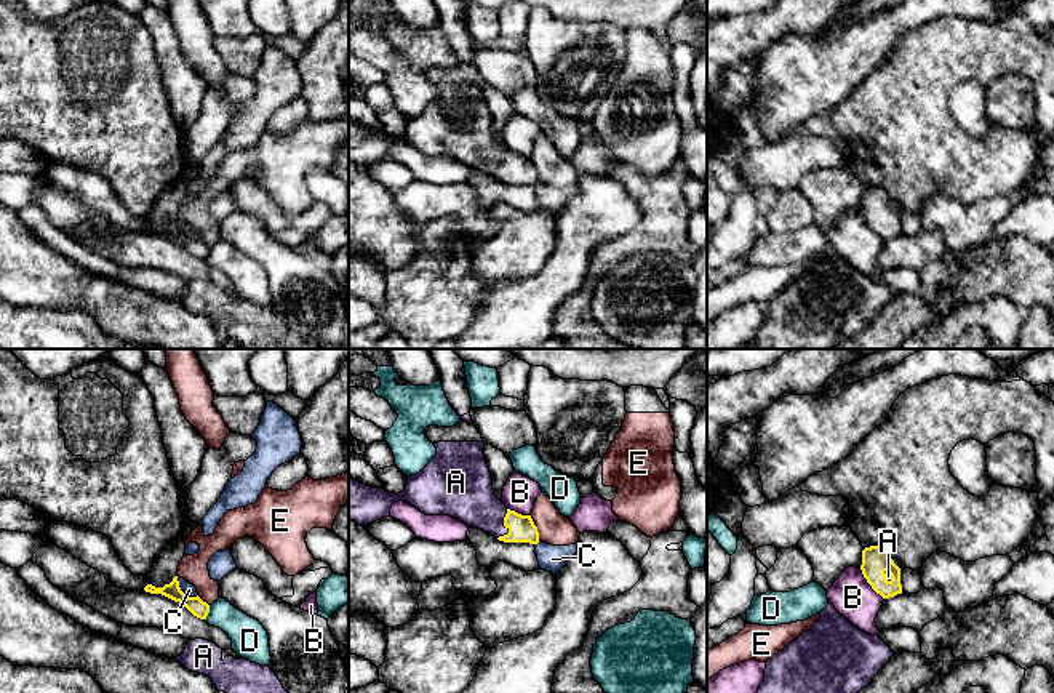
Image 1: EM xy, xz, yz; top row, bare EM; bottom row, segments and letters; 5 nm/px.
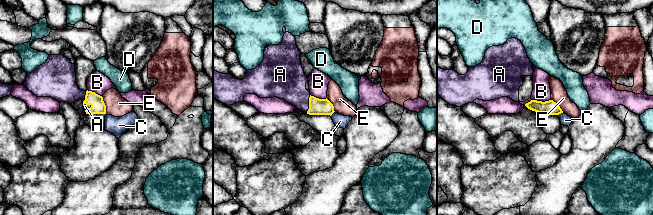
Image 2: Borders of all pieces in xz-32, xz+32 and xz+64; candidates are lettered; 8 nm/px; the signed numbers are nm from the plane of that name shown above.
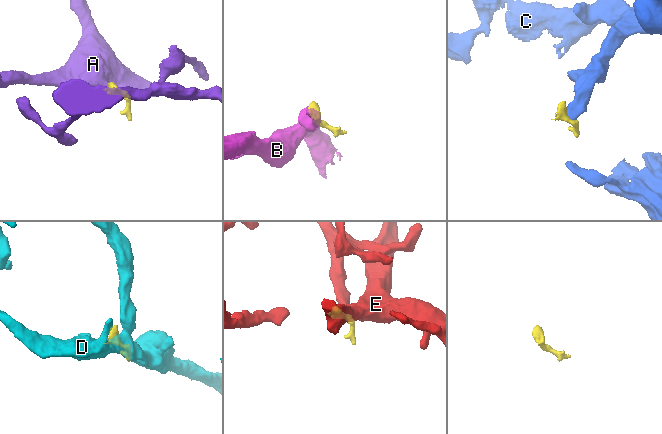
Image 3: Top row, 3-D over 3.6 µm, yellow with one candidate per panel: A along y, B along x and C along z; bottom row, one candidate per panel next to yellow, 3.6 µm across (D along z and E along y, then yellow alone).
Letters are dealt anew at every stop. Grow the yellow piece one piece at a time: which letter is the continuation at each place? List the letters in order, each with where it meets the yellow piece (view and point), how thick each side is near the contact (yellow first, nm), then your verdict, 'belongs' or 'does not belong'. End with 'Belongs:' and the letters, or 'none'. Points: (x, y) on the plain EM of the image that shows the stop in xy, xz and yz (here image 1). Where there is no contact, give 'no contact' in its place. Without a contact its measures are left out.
A: contact xz (504, 167); calibres 140 and 280 nm; belongs
B: contact yz (869, 224); calibres 140 and 220 nm; does not belong
C: contact xy (181, 232); calibres 90 and 70 nm; does not belong
D: contact xy (208, 253); calibres 90 and 180 nm; does not belong
E: contact xz (536, 170); calibres 140 and 160 nm; does not belong
Belongs: A

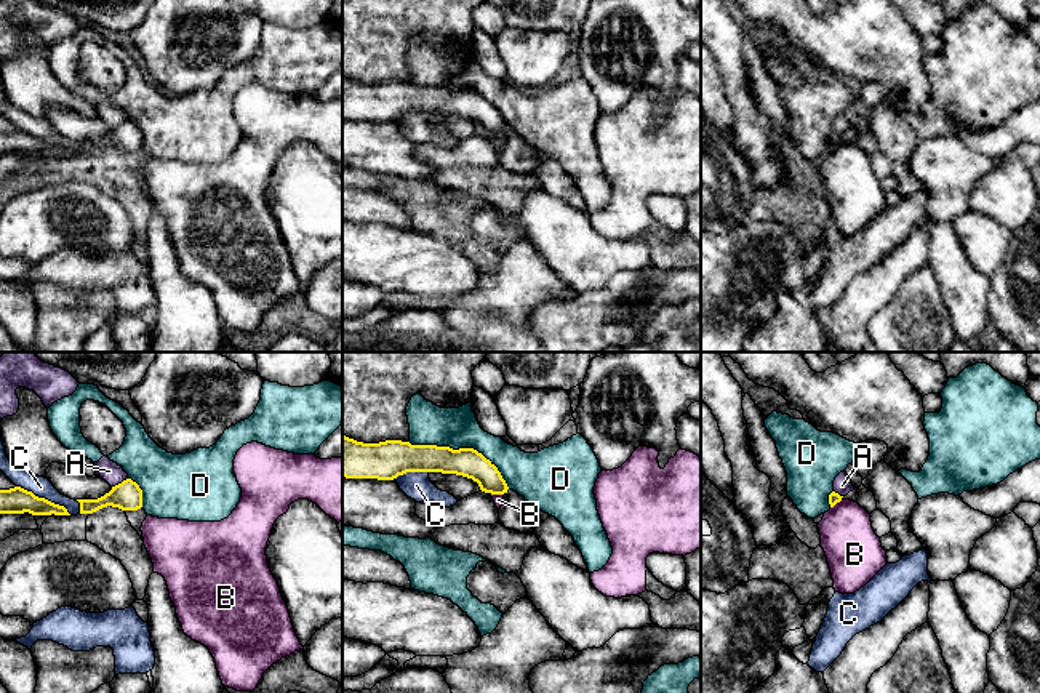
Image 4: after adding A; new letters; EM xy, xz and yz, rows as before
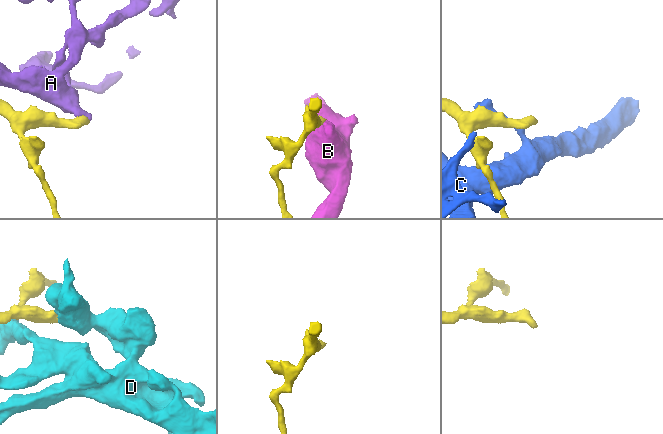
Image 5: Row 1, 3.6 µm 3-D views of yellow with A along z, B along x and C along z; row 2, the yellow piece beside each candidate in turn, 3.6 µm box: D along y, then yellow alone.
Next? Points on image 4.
A: contact xy (119, 125); calibres 140 and 110 nm; does not belong
B: contact xz (496, 135); calibres 150 and 50 nm; does not belong
C: contact xy (44, 140); calibres 130 and 100 nm; does not belong
D: contact xz (463, 90); calibres 150 and 200 nm; does not belong
Belongs: none

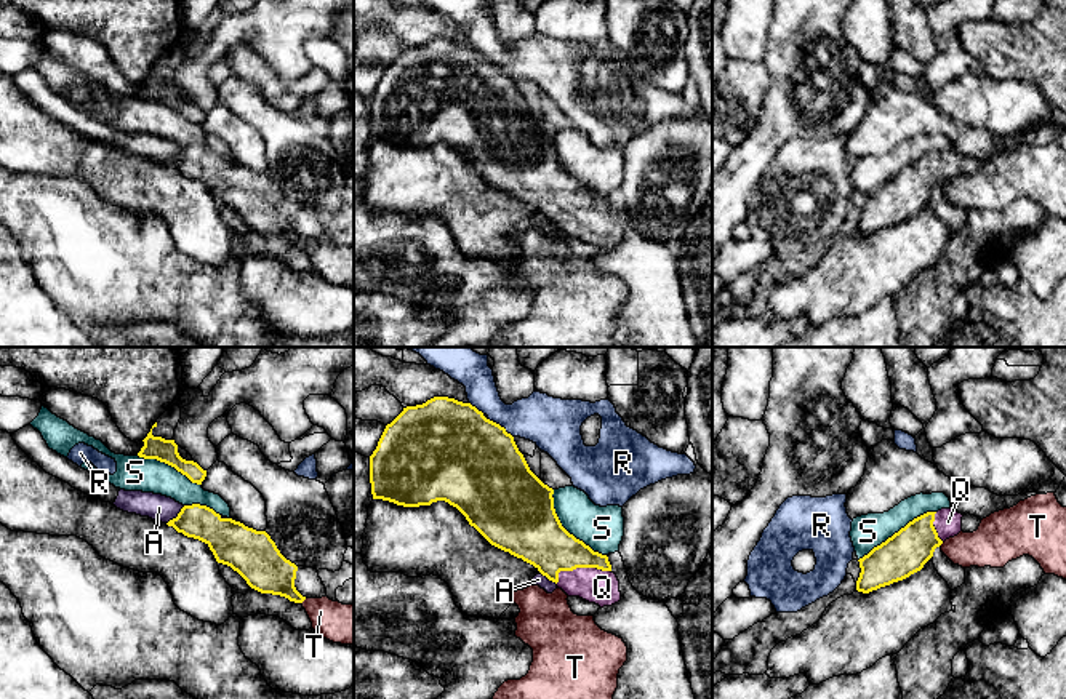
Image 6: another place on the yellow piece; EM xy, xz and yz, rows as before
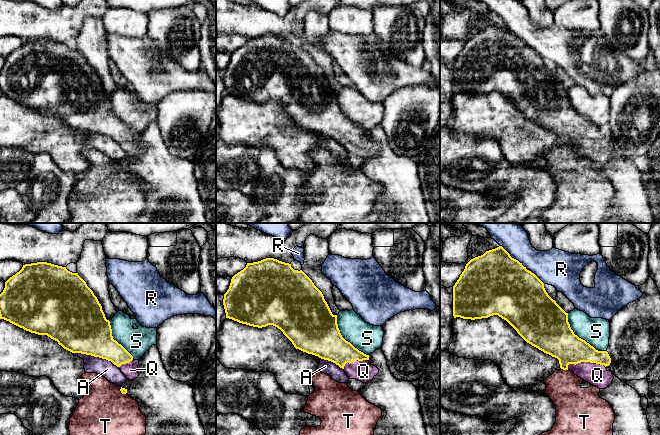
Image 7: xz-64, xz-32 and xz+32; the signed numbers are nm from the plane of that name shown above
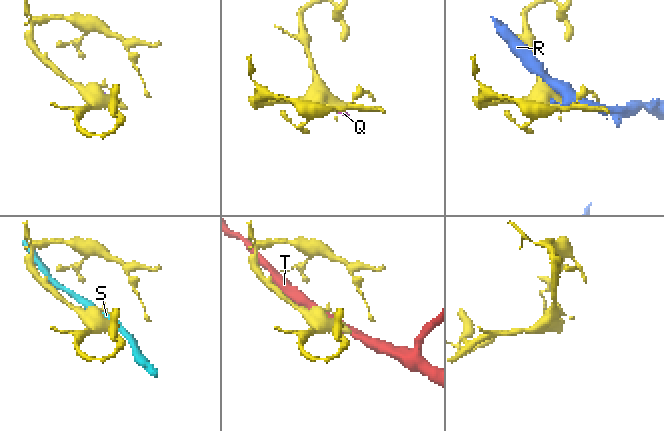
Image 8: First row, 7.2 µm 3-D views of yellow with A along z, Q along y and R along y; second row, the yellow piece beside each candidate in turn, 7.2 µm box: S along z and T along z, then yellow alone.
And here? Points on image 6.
A: contact xy (178, 157); calibres 180 and 130 nm; does not belong
Q: contact xz (580, 208); calibres 260 and 180 nm; belongs
R: contact xz (500, 67); calibres 460 and 260 nm; does not belong
S: contact xz (565, 171); calibres 360 and 220 nm; does not belong
T: contact xy (303, 242); calibres 220 and 200 nm; does not belong
Belongs: Q

